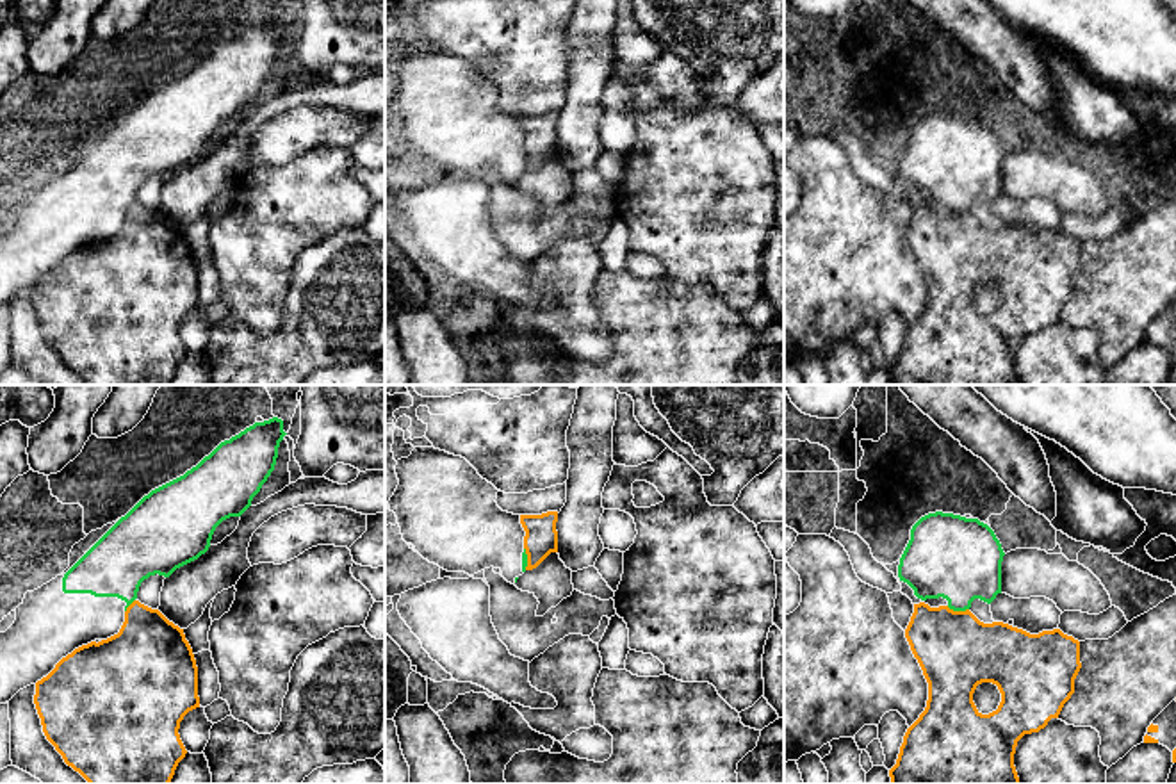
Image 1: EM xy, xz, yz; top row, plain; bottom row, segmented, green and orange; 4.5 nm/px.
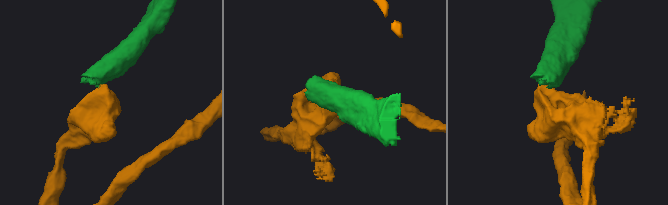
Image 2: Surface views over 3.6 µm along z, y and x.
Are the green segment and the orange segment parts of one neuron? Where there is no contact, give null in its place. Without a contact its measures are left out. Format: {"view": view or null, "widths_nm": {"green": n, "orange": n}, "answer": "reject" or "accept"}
{"view": "yz", "widths_nm": {"green": 380, "orange": 360}, "answer": "reject"}

